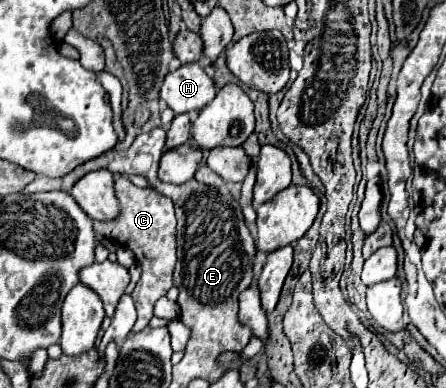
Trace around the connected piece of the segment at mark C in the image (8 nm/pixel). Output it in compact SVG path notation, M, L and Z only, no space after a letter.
M118 175L116 179L116 197L122 205L122 217L116 221L110 221L108 225L94 225L96 237L110 237L116 243L128 247L136 263L142 267L142 277L136 283L136 289L132 293L132 299L138 309L138 319L132 327L132 333L142 331L148 321L152 319L154 303L168 293L172 283L172 271L176 265L176 217L174 217L174 203L170 197L164 197L162 193L146 187L134 187L128 177Z

